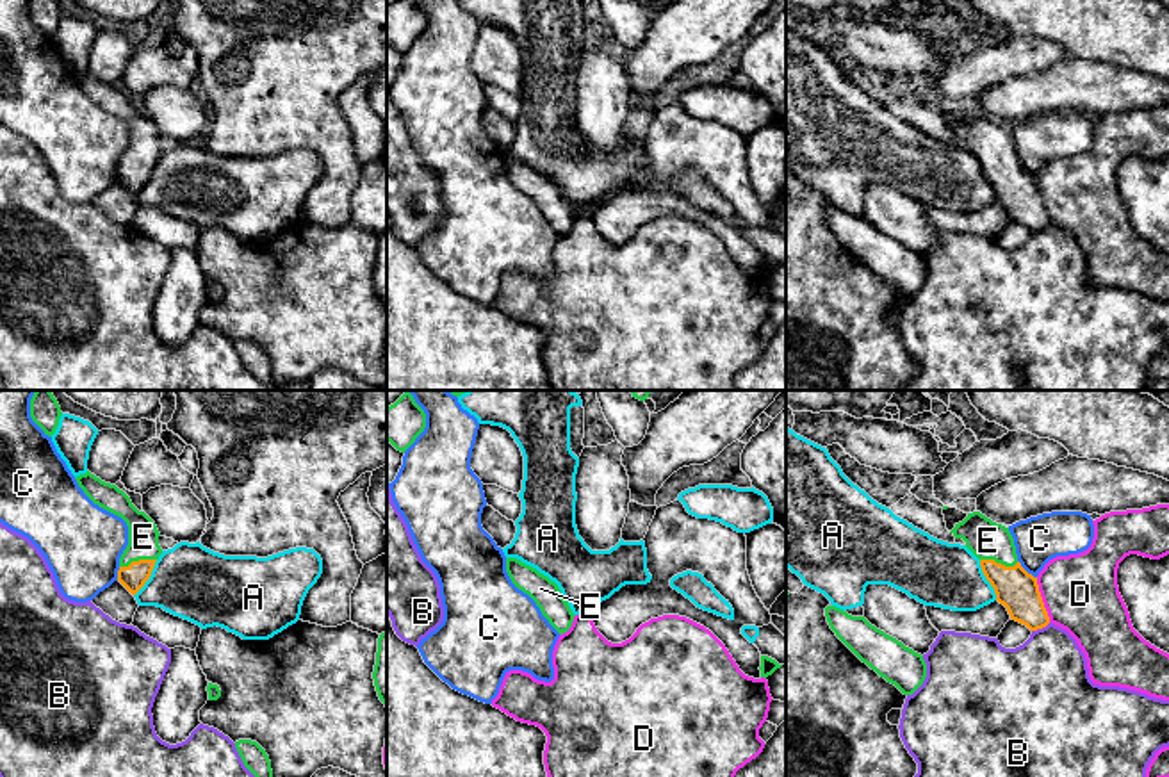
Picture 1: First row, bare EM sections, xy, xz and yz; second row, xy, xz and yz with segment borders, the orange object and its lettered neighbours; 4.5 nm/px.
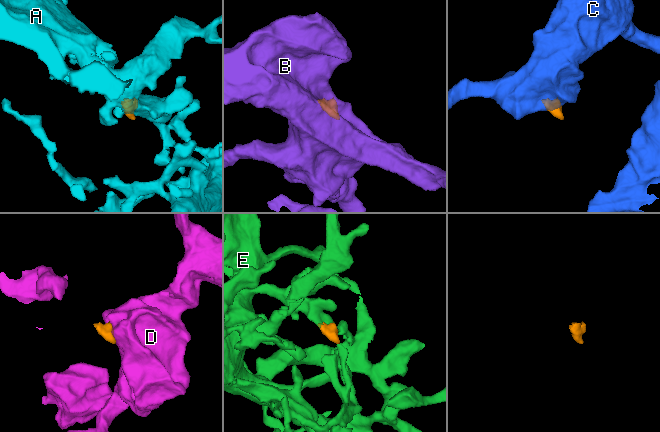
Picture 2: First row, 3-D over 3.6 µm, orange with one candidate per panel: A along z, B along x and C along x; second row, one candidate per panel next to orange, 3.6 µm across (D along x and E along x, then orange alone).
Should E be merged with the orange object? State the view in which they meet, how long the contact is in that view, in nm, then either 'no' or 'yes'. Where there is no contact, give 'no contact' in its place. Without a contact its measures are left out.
yz | 180 nm | yes

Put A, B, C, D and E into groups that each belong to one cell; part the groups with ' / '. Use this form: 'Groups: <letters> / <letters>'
Groups: A / B / C / D / E

